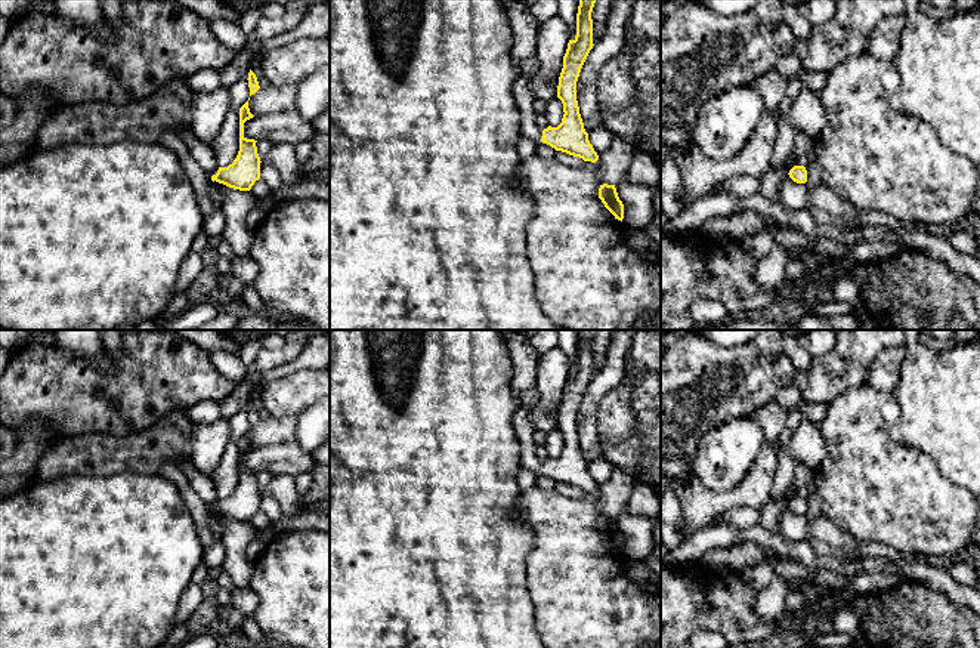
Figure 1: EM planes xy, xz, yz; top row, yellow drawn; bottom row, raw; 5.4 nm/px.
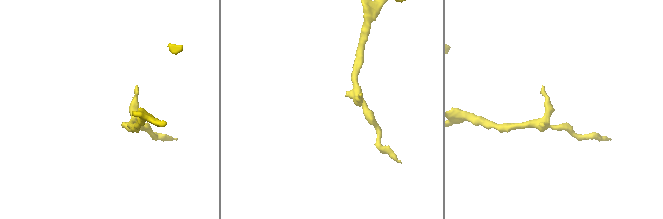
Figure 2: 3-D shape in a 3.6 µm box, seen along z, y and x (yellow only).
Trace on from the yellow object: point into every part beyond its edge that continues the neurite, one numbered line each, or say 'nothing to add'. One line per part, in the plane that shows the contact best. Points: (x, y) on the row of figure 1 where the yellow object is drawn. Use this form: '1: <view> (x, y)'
1: xz (523, 95)

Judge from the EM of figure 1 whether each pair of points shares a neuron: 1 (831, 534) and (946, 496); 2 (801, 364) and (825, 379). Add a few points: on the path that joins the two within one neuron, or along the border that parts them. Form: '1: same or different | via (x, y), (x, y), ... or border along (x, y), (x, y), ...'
1: different | border along (822, 514), (856, 539), (875, 542)
2: different | border along (812, 358), (806, 370), (795, 372)

